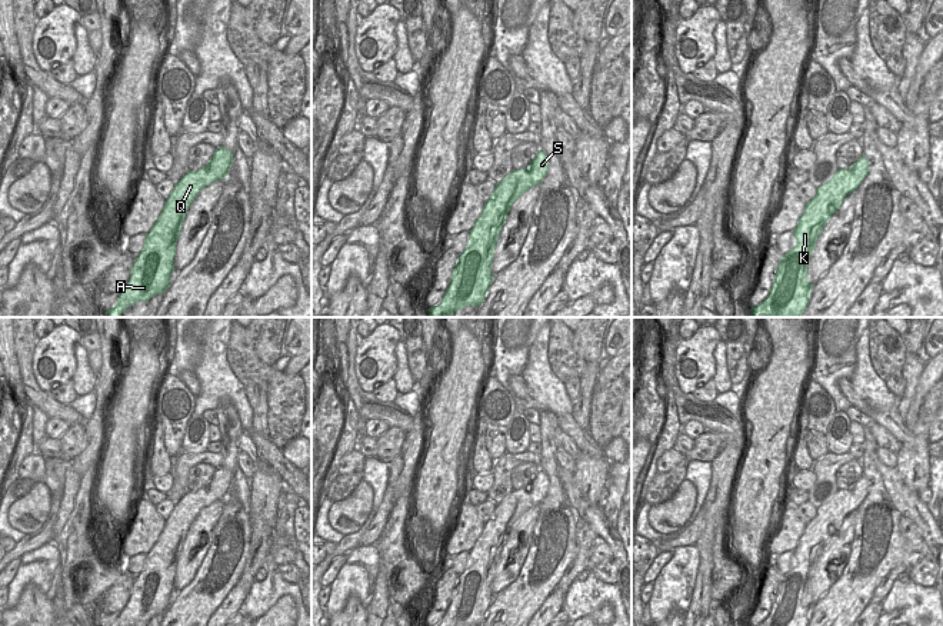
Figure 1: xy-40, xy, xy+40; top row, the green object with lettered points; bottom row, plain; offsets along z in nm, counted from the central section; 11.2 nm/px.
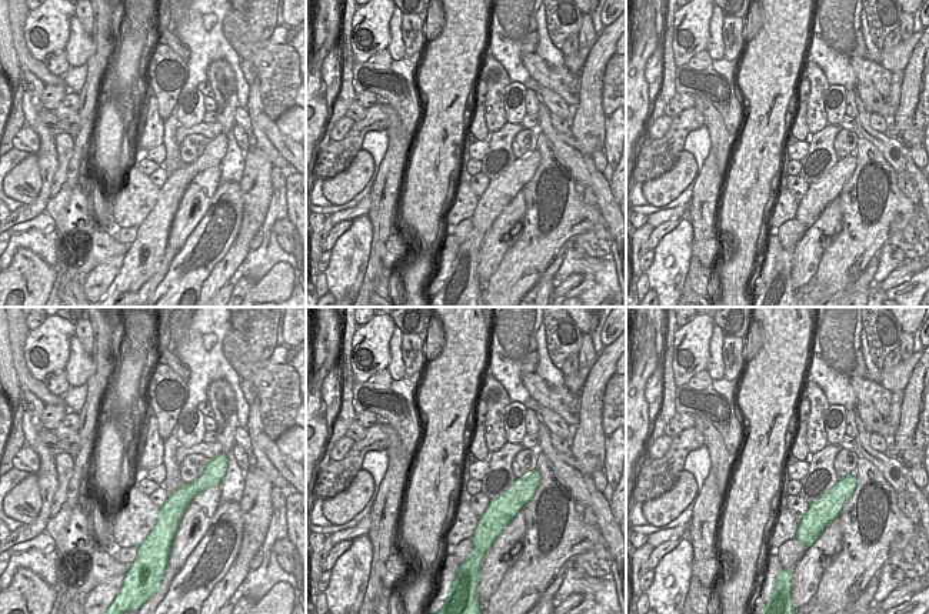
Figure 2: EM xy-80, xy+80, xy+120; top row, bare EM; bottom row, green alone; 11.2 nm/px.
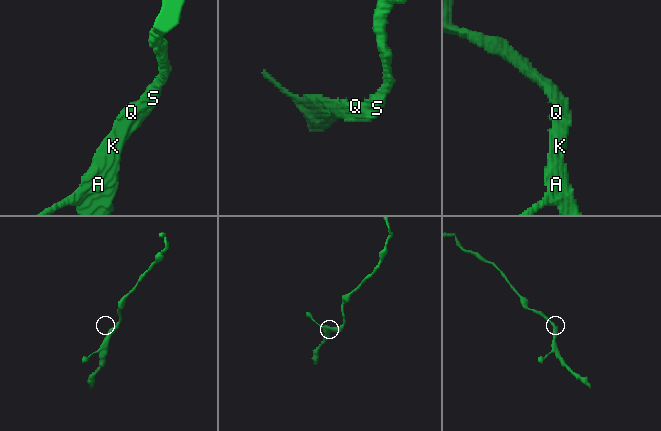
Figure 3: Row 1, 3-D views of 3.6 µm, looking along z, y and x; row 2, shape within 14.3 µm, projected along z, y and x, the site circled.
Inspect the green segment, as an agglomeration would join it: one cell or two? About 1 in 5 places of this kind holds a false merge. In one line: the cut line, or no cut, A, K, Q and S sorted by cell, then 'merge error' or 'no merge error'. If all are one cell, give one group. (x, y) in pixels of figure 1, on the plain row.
cut none; groups A K Q S; no merge error

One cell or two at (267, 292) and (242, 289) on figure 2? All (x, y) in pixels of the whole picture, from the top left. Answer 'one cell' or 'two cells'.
two cells

